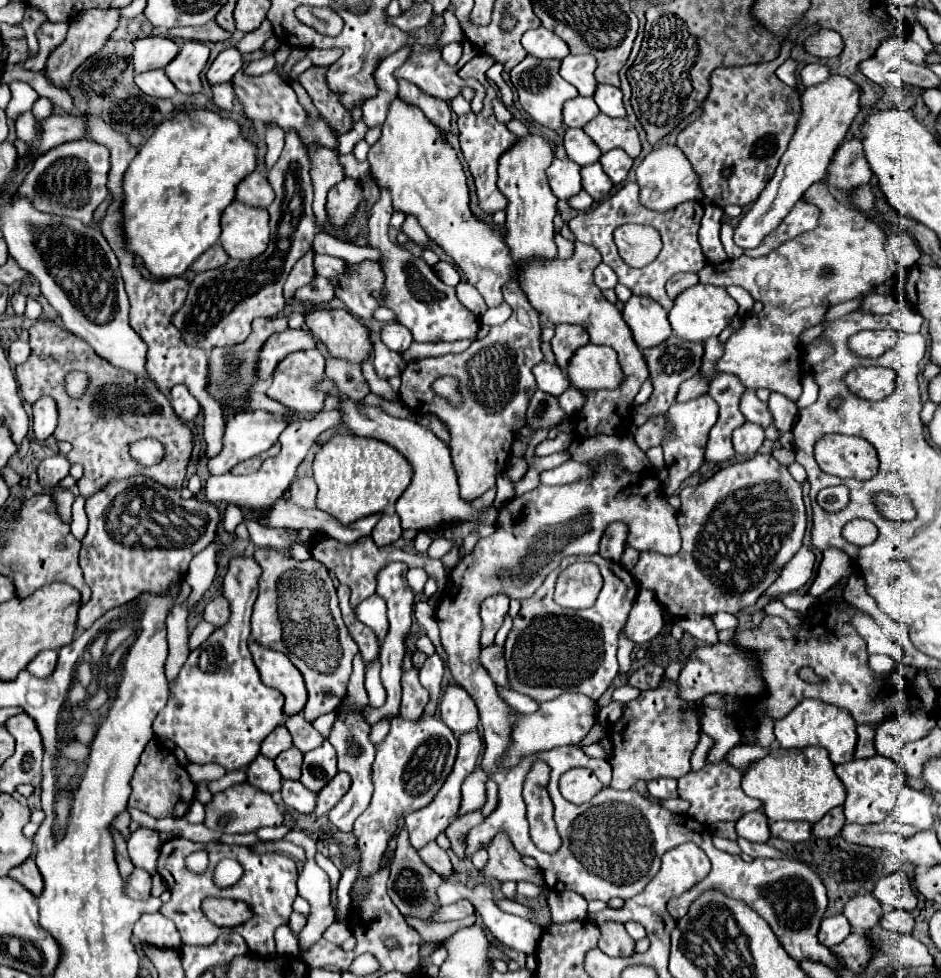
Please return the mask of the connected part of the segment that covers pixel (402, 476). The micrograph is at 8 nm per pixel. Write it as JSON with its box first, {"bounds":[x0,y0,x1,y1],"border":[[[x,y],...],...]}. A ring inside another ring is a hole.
{"bounds":[312,434,411,524],"border":[[[337,434],[329,442],[325,442],[315,454],[312,469],[313,478],[319,486],[317,508],[335,516],[341,524],[351,524],[351,522],[355,522],[363,516],[375,514],[375,512],[387,512],[411,482],[411,466],[395,448],[391,448],[379,440],[361,438],[355,434]]]}

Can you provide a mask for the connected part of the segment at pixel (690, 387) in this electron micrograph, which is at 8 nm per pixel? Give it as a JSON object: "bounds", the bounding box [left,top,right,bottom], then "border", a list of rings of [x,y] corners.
{"bounds":[675,374,709,402],"border":[[[697,374],[697,376],[693,376],[693,378],[689,378],[689,380],[683,382],[683,386],[679,388],[679,394],[677,394],[675,402],[687,402],[687,400],[691,400],[695,396],[701,396],[707,390],[709,390],[709,384]]]}

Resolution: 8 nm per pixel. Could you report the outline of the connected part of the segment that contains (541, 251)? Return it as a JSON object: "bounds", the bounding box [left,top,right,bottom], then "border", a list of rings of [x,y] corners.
{"bounds":[499,134,557,262],"border":[[[527,134],[519,138],[519,144],[513,144],[499,158],[499,190],[507,196],[507,220],[505,220],[505,240],[511,248],[511,256],[521,262],[535,256],[553,258],[557,256],[557,246],[553,242],[553,216],[557,196],[547,184],[545,170],[553,162],[553,150],[549,142],[537,134]]]}

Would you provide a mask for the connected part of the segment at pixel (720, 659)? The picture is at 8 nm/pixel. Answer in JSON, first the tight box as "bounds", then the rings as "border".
{"bounds":[677,642,763,702],"border":[[[721,642],[713,646],[695,648],[689,660],[685,662],[677,682],[681,688],[681,698],[689,702],[699,702],[703,696],[713,694],[713,692],[723,692],[731,696],[733,694],[735,696],[755,696],[763,690],[763,682],[755,674],[755,662],[751,660],[751,656],[731,644],[721,644]]]}

